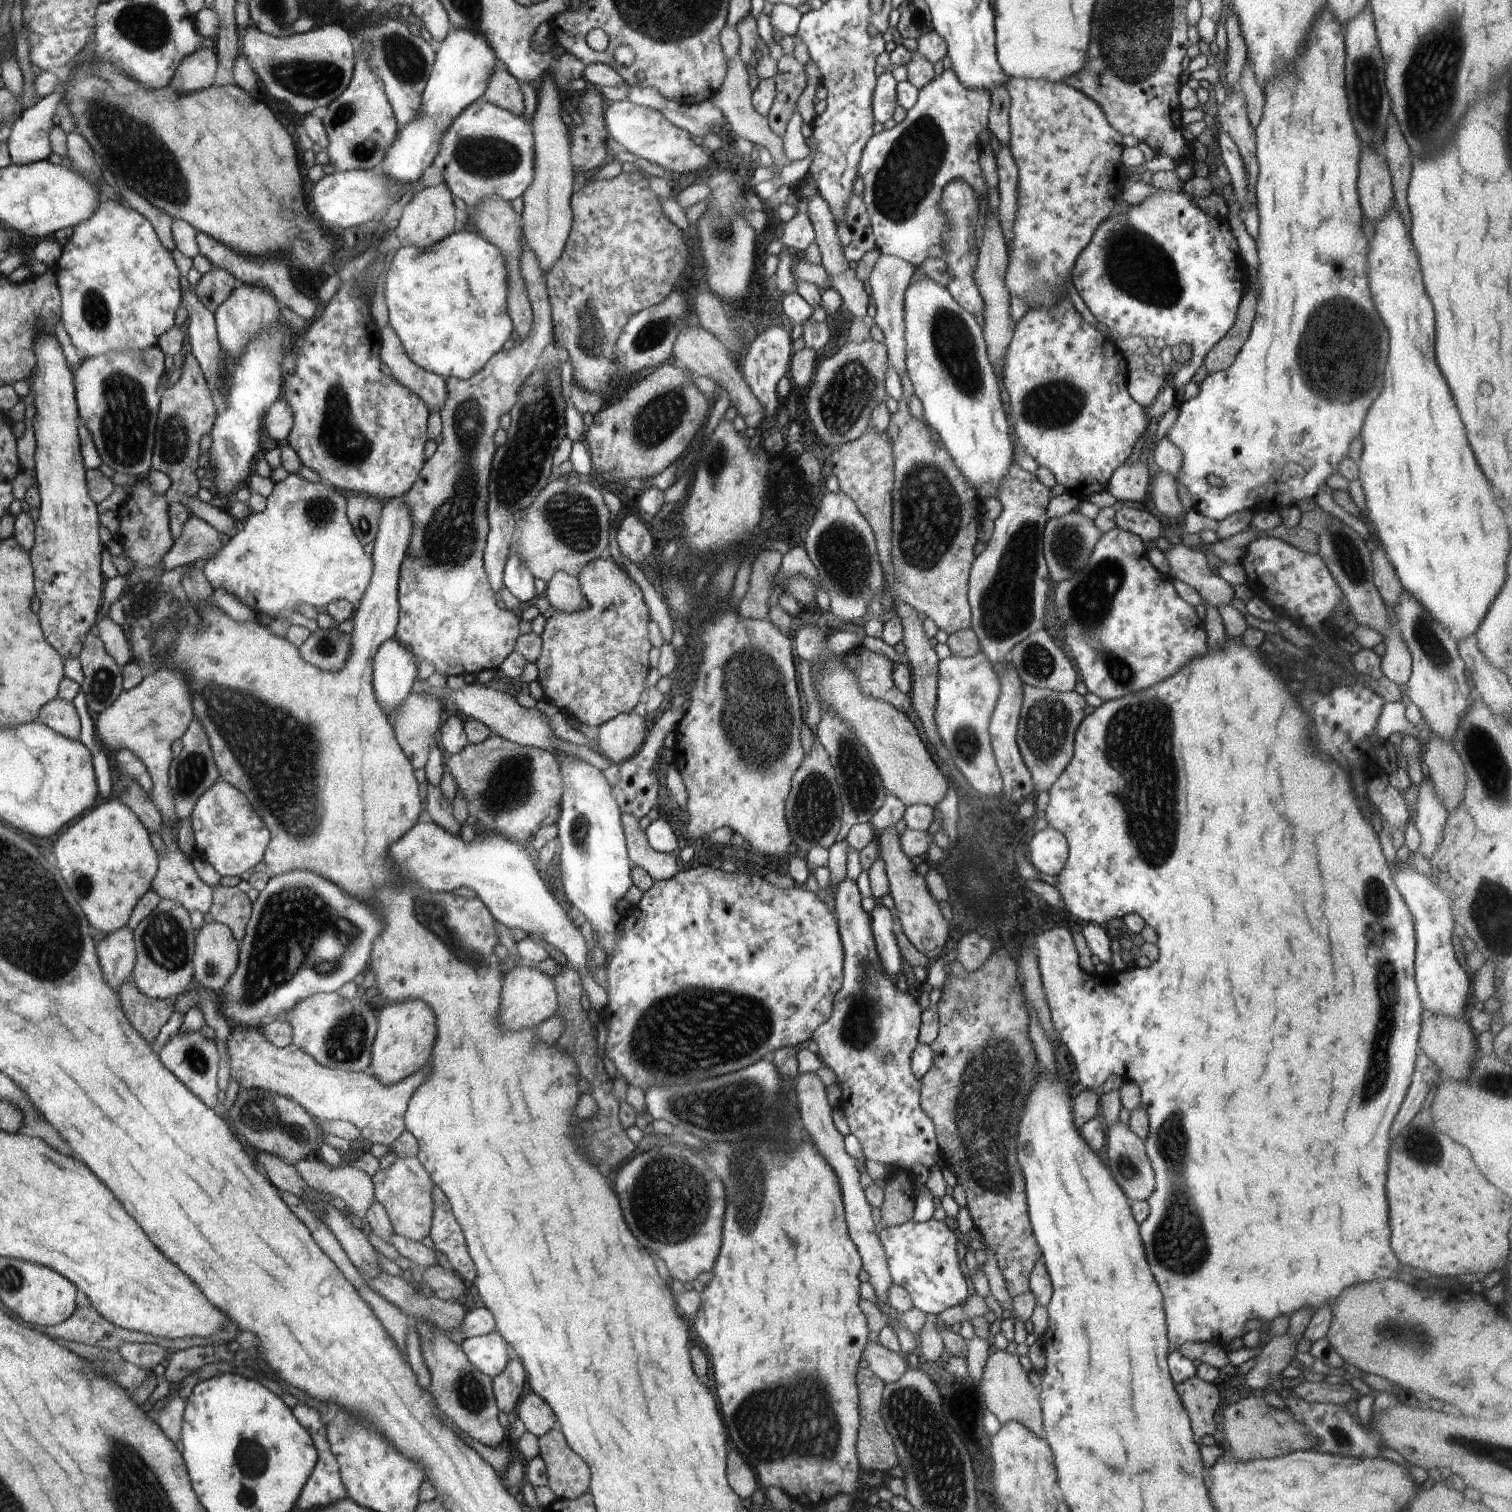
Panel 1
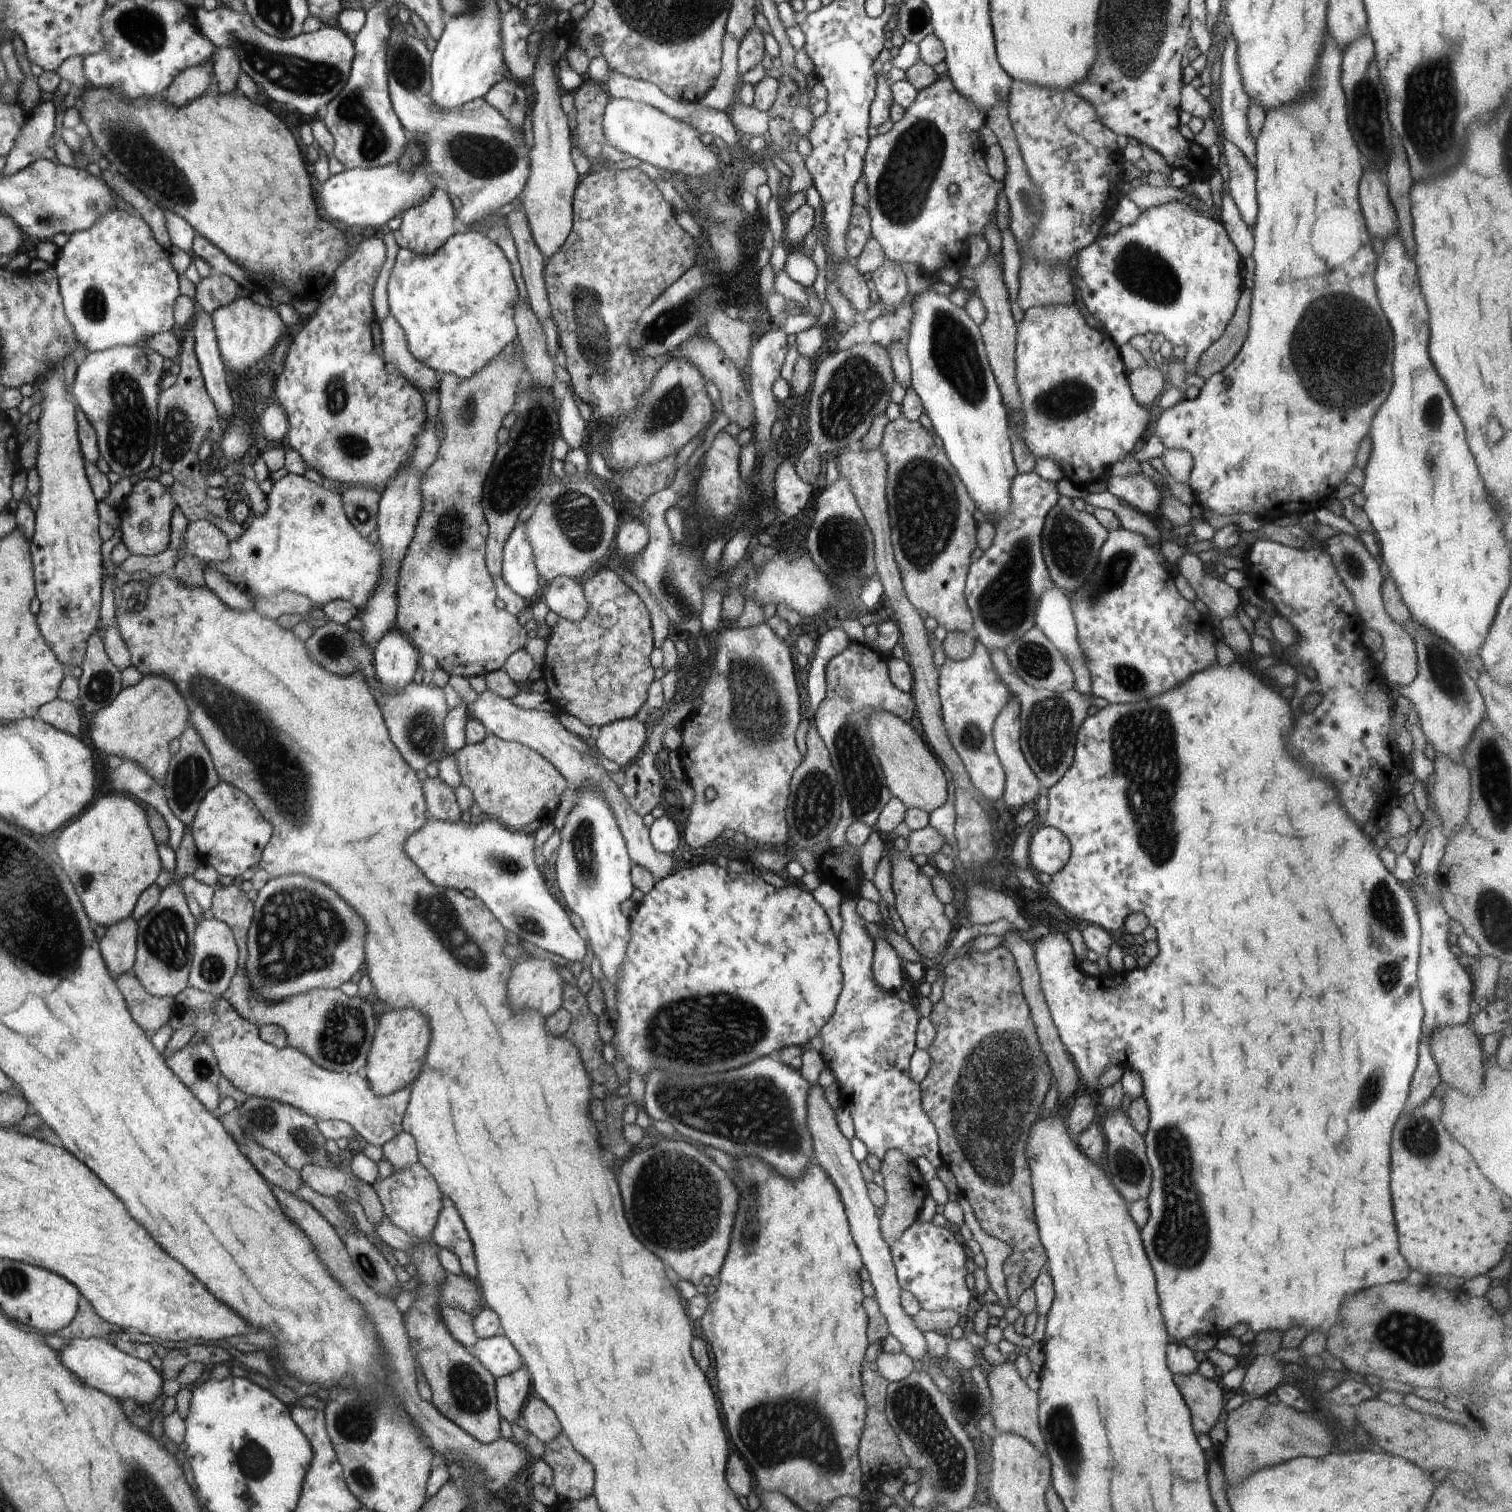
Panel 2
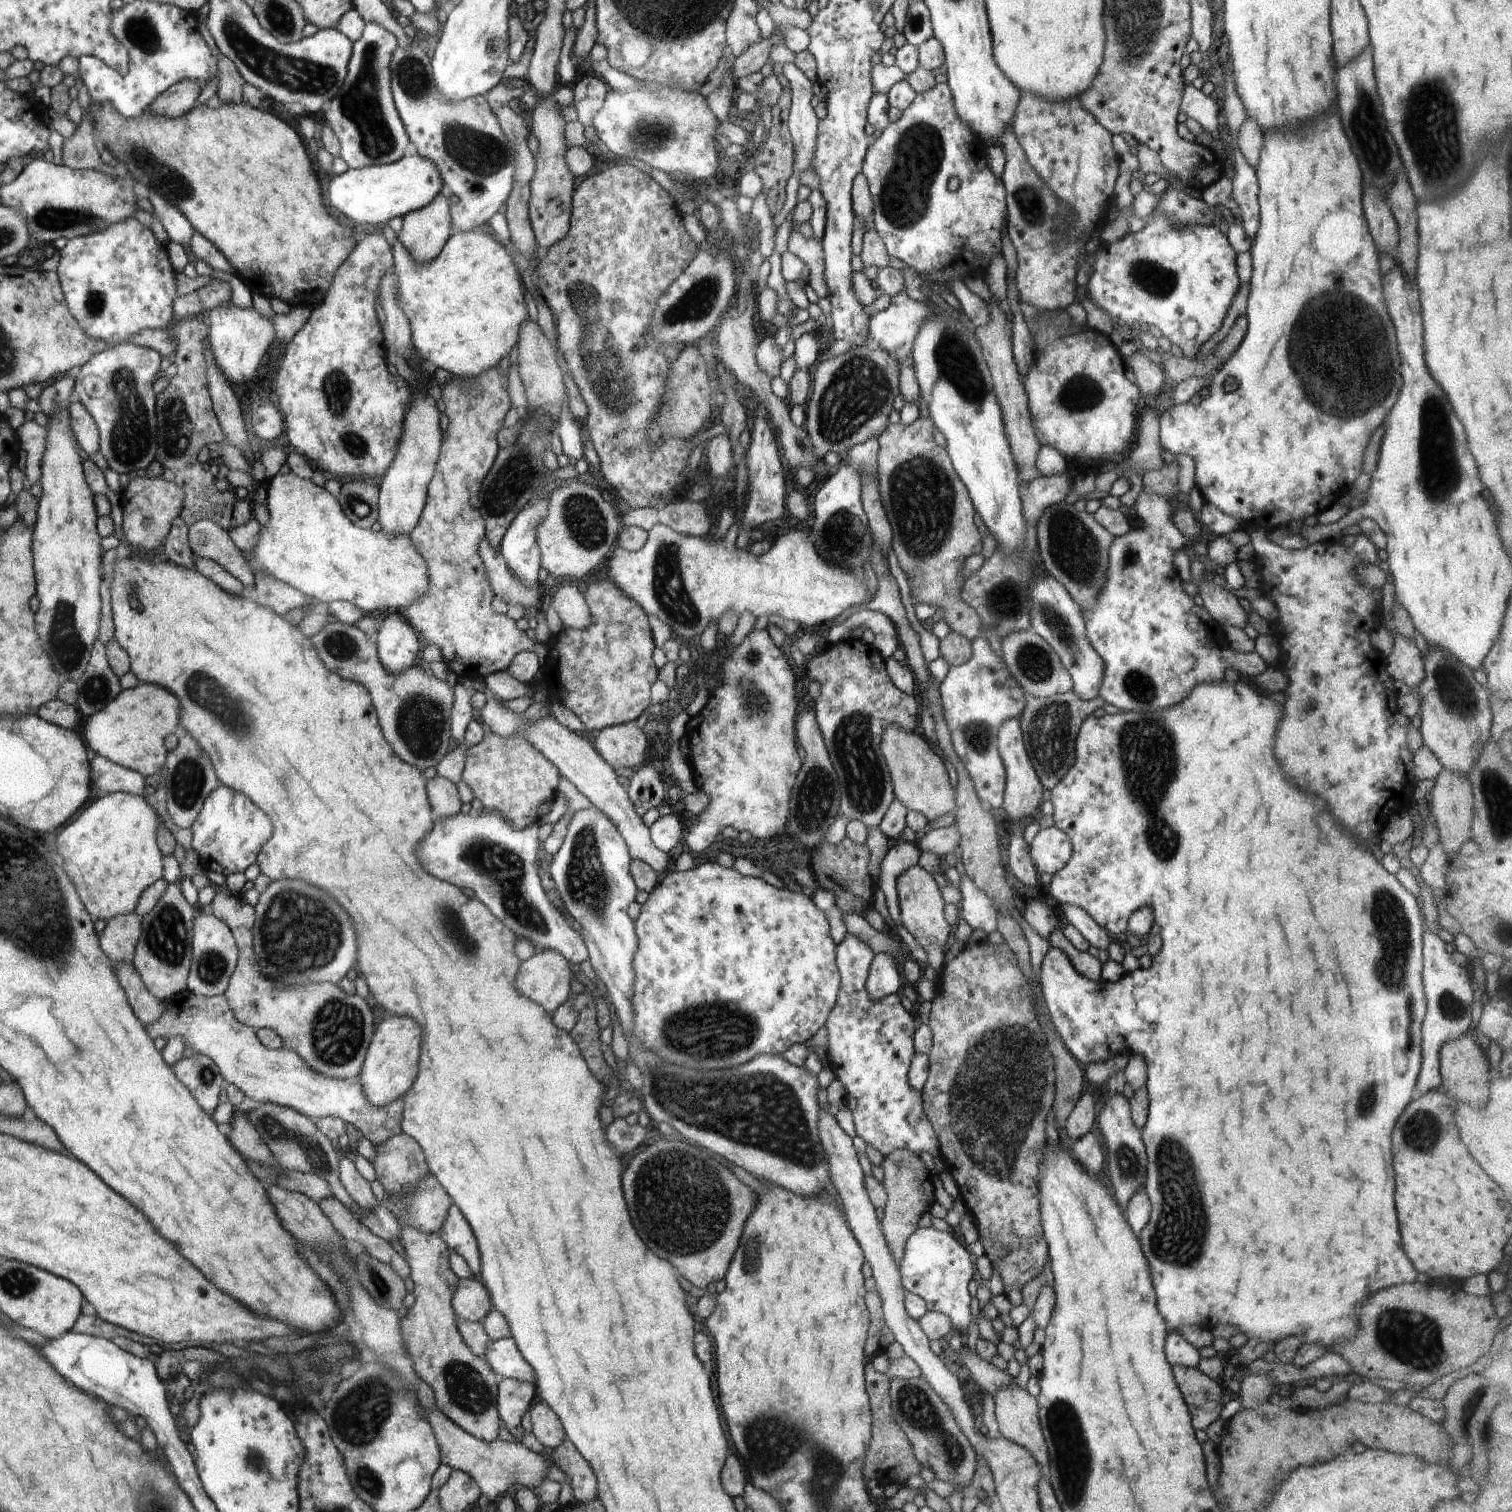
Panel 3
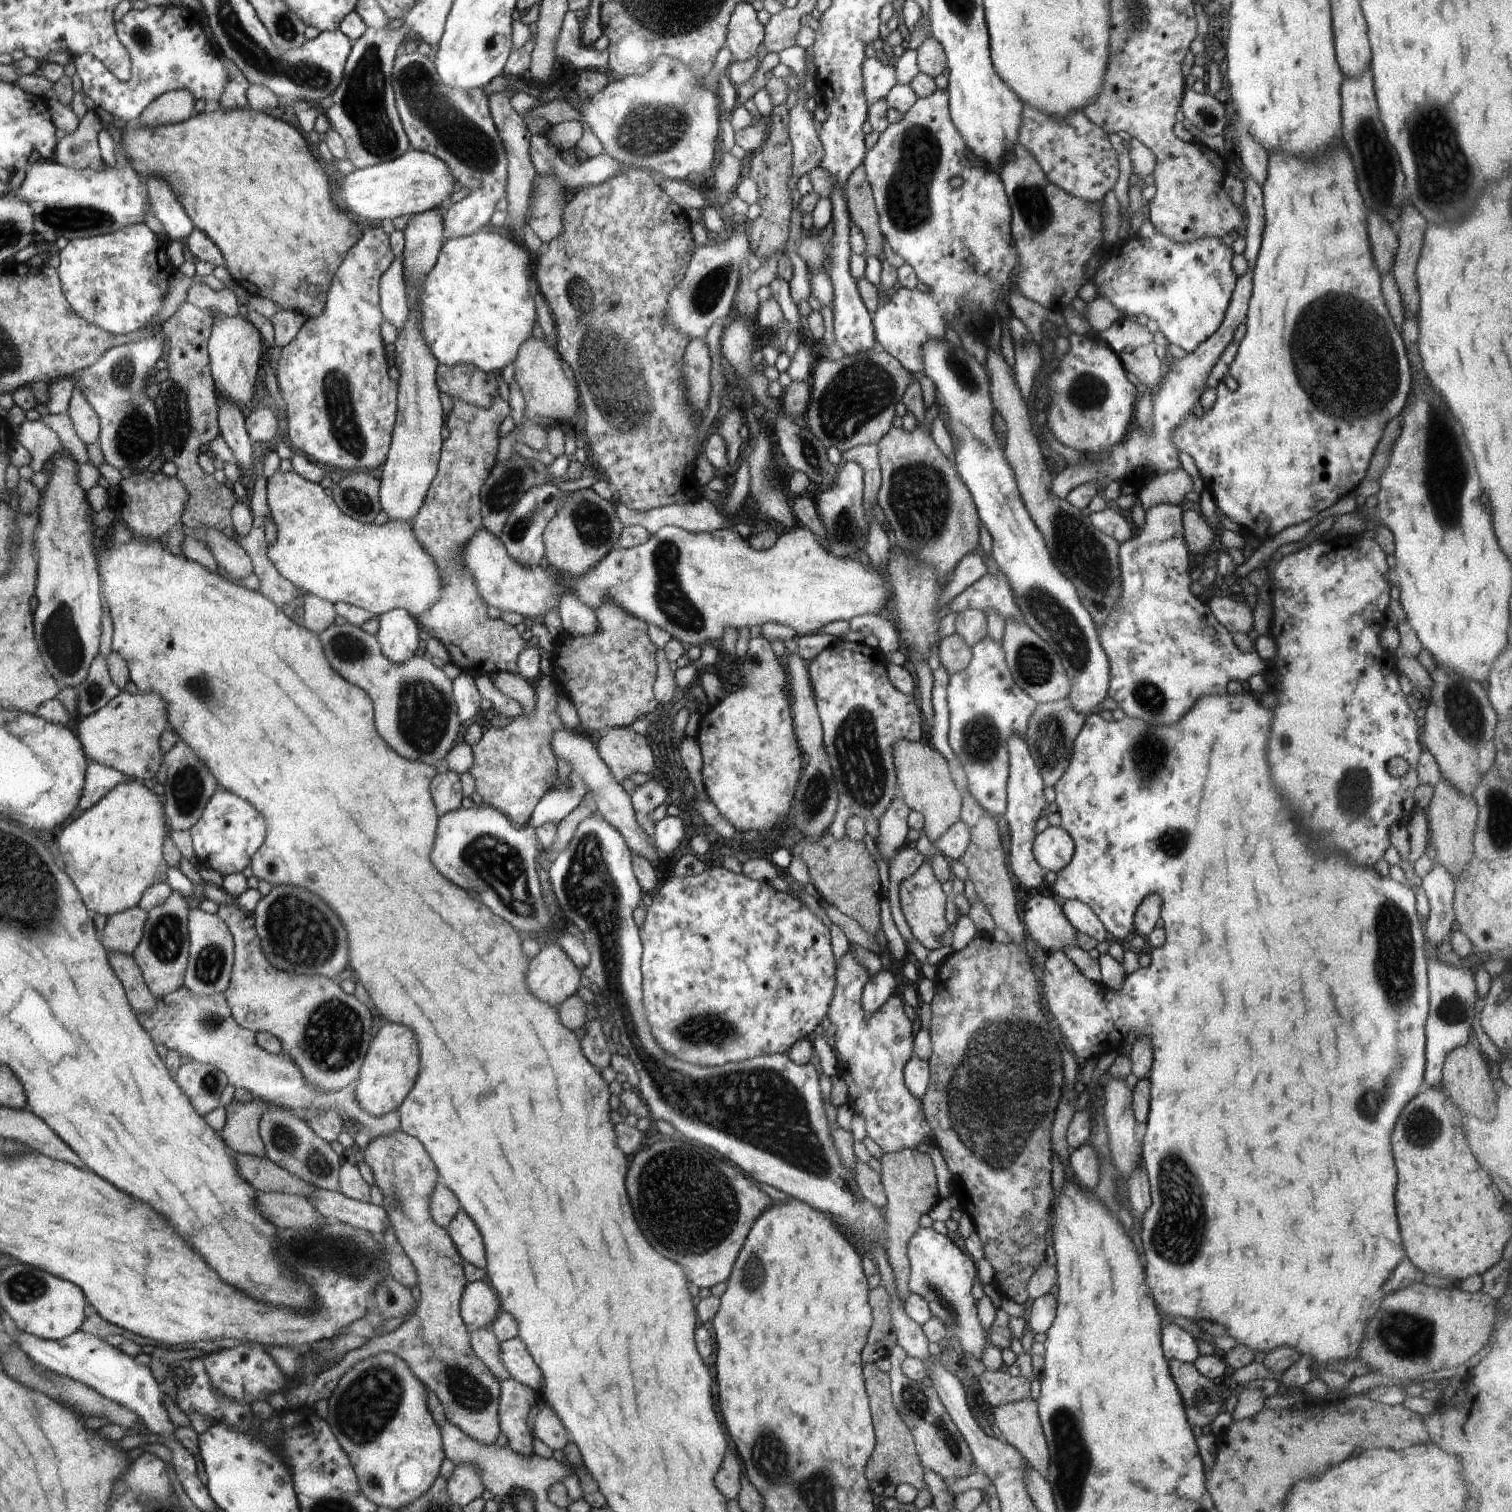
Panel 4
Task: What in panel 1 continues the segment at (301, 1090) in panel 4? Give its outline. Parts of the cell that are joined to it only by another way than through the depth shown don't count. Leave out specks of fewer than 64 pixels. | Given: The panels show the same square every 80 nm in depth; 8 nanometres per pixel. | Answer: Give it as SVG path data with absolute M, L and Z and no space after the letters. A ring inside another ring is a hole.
M228 1022L230 1026L229 1035L224 1040L224 1050L226 1050L226 1056L228 1056L228 1064L230 1064L230 1074L232 1078L236 1078L236 1082L240 1085L242 1090L248 1089L259 1089L260 1091L268 1091L281 1097L286 1097L287 1099L295 1100L302 1108L312 1117L315 1121L348 1121L354 1124L356 1128L361 1132L361 1135L366 1138L366 1140L370 1140L373 1145L384 1145L389 1147L404 1131L407 1130L405 1127L404 1115L407 1111L408 1103L410 1102L411 1096L414 1094L414 1091L417 1090L418 1085L422 1084L422 1081L427 1077L429 1073L430 1065L426 1068L422 1068L422 1070L415 1072L413 1075L410 1075L408 1078L405 1078L402 1082L399 1082L395 1085L383 1085L380 1084L375 1076L370 1074L369 1071L362 1072L344 1072L339 1071L338 1069L331 1069L321 1064L318 1064L311 1056L308 1056L306 1052L304 1052L301 1048L298 1048L296 1045L290 1043L288 1046L284 1048L278 1048L274 1046L272 1043L269 1043L265 1036L261 1033L260 1028L249 1027L248 1025L234 1025L232 1022Z

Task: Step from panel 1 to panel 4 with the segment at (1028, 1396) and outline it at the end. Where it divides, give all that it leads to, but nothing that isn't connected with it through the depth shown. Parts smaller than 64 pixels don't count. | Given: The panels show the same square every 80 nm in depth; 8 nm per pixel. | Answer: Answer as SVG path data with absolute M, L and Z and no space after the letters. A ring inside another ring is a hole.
M1024 1399L1003 1404L992 1410L992 1416L1005 1441L1021 1453L1030 1467L1046 1478L1050 1455L1037 1401Z

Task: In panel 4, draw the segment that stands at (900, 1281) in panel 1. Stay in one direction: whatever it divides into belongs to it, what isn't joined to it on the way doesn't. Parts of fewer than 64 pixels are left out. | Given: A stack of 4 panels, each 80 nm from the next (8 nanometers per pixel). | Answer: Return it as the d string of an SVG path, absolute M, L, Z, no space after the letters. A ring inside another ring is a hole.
M918 1227L908 1241L907 1257L910 1263L908 1289L929 1304L933 1316L939 1318L947 1328L950 1340L962 1347L964 1358L981 1360L990 1338L980 1325L977 1305L972 1296L973 1284L978 1279L976 1262L933 1227Z

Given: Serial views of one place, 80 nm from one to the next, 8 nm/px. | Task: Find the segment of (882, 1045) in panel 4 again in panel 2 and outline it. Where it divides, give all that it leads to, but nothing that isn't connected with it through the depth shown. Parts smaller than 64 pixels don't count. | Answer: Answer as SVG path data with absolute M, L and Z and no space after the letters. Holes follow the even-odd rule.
M856 893L843 895L840 905L843 927L838 940L843 989L835 1004L834 1014L820 1029L823 1042L820 1054L825 1066L832 1070L837 1080L836 1087L840 1090L842 1105L850 1109L856 1138L866 1144L870 1154L876 1155L880 1160L888 1151L900 1151L911 1161L924 1156L938 1170L944 1166L939 1149L939 1136L933 1122L922 1108L919 1084L909 1075L911 1056L917 1049L915 1038L921 1016L910 1002L903 1002L894 991L878 988L873 981L871 966L875 944L865 931L864 920L856 912L859 897Z

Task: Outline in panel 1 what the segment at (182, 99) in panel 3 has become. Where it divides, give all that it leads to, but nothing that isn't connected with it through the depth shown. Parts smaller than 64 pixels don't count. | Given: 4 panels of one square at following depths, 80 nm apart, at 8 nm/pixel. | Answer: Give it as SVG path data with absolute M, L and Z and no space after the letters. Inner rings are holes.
M198 49L180 63L170 81L170 86L176 92L204 90L214 84L216 70L218 70L218 64L215 51Z

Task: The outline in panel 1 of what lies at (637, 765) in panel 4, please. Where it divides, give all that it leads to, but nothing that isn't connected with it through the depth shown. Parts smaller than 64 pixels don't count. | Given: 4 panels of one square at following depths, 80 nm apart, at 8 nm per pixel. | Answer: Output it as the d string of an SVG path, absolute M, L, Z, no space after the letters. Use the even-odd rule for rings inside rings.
M634 711L619 714L599 726L598 751L612 763L628 760L639 750L647 735L644 718Z

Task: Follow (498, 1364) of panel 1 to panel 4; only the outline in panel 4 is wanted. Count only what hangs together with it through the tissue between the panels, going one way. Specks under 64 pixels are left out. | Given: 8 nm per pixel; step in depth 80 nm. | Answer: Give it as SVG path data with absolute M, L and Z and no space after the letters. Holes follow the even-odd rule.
M520 1337L500 1343L501 1359L505 1369L520 1384L538 1390L543 1385L543 1376L532 1355Z

